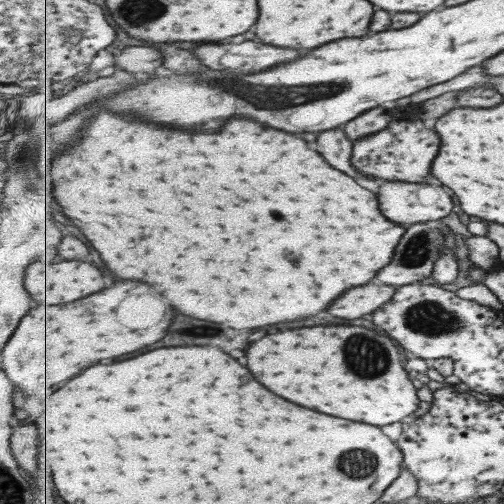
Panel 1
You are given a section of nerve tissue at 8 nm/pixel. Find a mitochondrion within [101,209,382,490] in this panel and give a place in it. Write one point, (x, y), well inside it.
(360, 463)

